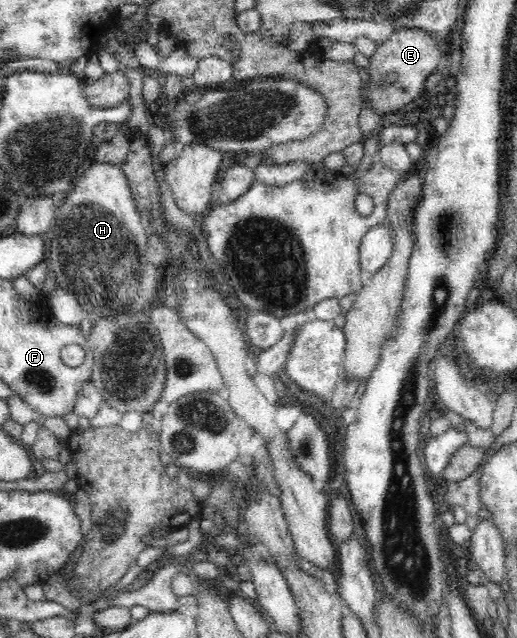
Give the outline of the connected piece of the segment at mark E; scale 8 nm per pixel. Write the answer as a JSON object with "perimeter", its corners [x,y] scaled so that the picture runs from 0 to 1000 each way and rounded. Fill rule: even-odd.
{"perimeter":[[[787,45],[762,50],[745,67],[729,74],[725,83],[716,89],[716,102],[708,116],[704,116],[704,124],[698,127],[698,136],[694,136],[694,155],[700,168],[702,157],[714,158],[714,166],[721,169],[725,177],[749,179],[749,182],[781,171],[787,163],[799,160],[814,147],[816,141],[822,141],[820,133],[826,119],[845,110],[845,103],[857,100],[861,89],[861,86],[855,86],[843,61],[838,61],[826,49]]]}

